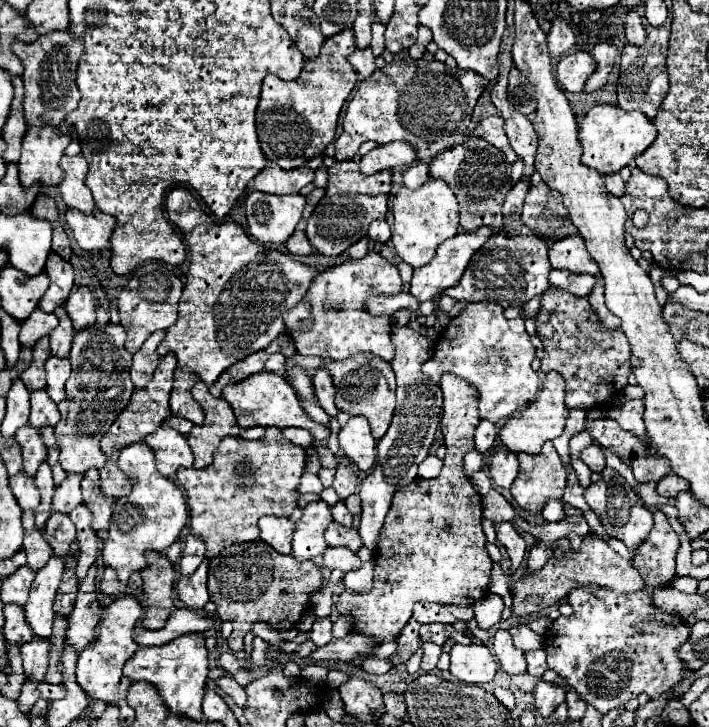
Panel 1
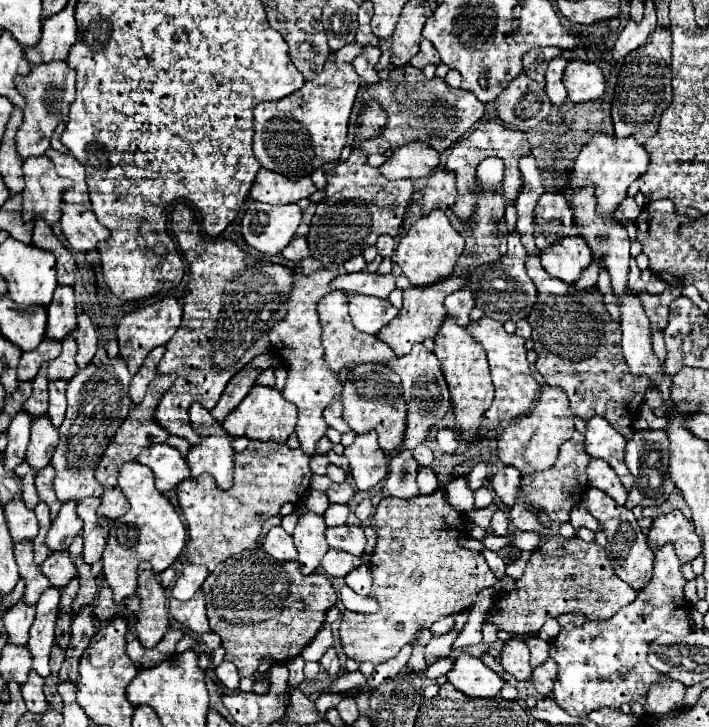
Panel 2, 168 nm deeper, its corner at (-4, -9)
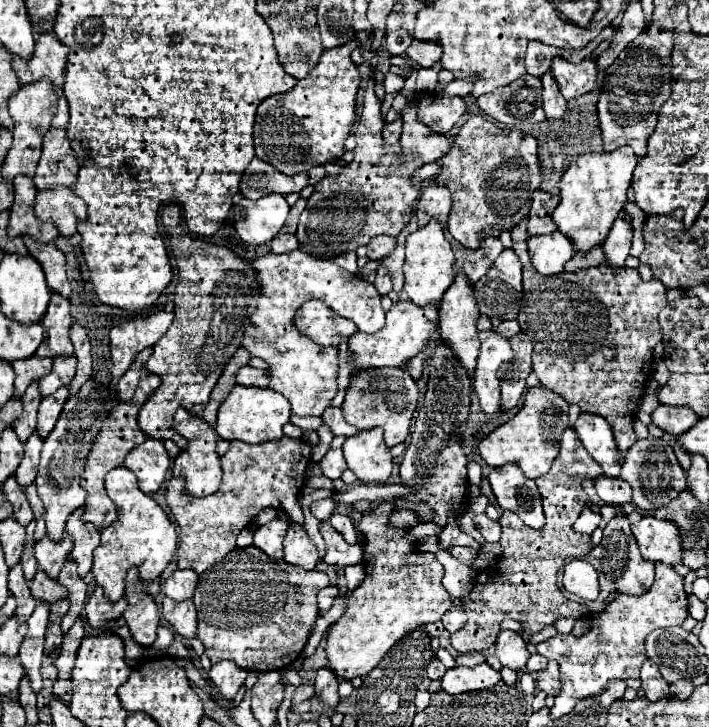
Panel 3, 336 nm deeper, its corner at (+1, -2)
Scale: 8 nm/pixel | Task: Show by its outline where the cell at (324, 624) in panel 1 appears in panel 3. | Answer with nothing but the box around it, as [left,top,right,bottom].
[316,668,340,708]

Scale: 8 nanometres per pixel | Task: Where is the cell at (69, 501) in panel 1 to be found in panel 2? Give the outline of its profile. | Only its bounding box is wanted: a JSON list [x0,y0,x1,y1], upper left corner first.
[45,501,83,553]

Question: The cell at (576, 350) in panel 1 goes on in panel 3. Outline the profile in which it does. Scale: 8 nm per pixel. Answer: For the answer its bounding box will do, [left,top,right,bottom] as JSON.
[512,216,668,458]

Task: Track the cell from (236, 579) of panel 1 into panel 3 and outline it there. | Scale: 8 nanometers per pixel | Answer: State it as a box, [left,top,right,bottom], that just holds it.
[194,546,330,672]

